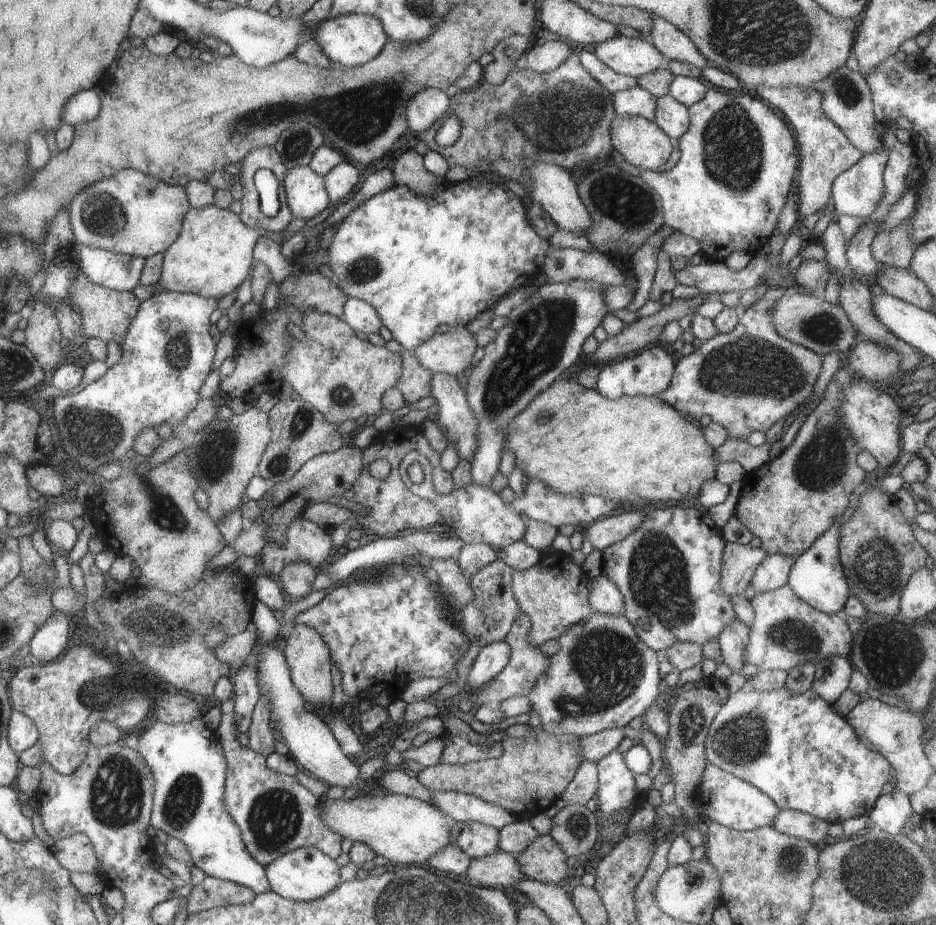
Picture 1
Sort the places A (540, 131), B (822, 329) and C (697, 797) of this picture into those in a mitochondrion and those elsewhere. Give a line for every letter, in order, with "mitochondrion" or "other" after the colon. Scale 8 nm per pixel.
A: mitochondrion
B: mitochondrion
C: other

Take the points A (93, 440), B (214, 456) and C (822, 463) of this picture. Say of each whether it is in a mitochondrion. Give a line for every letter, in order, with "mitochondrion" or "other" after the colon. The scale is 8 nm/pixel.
A: mitochondrion
B: mitochondrion
C: mitochondrion

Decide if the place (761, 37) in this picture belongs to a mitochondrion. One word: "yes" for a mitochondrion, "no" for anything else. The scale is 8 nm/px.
yes

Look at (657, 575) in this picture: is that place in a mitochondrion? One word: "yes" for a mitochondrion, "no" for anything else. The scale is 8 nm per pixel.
yes

